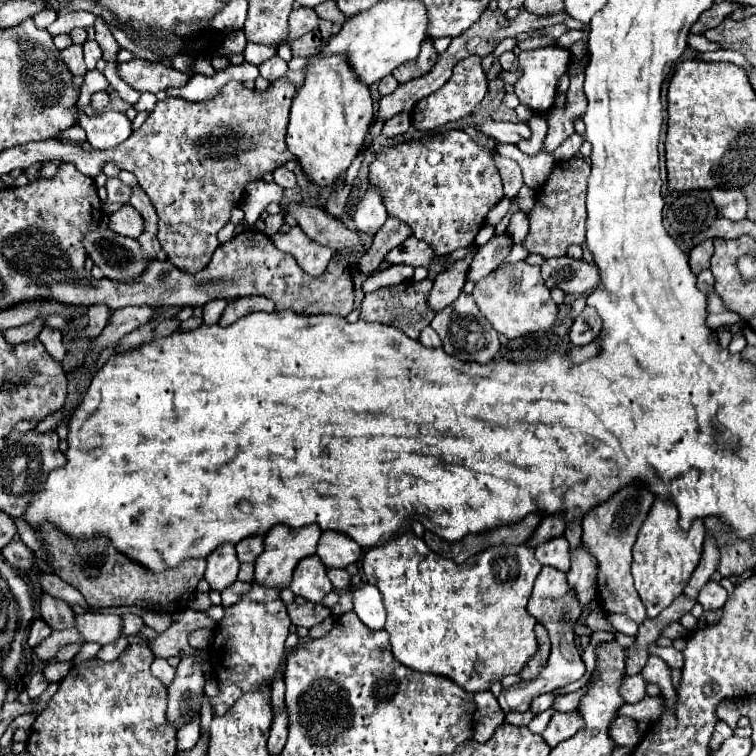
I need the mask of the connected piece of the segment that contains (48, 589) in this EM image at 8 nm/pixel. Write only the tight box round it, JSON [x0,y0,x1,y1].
[41,573,87,607]

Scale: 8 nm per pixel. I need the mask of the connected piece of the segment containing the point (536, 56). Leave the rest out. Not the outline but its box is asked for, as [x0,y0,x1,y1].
[515,45,571,113]

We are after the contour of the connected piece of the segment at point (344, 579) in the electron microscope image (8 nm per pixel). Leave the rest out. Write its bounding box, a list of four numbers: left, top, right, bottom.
[327,569,351,589]

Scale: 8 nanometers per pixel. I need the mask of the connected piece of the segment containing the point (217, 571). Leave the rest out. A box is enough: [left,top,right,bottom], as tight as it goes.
[205,543,239,591]

